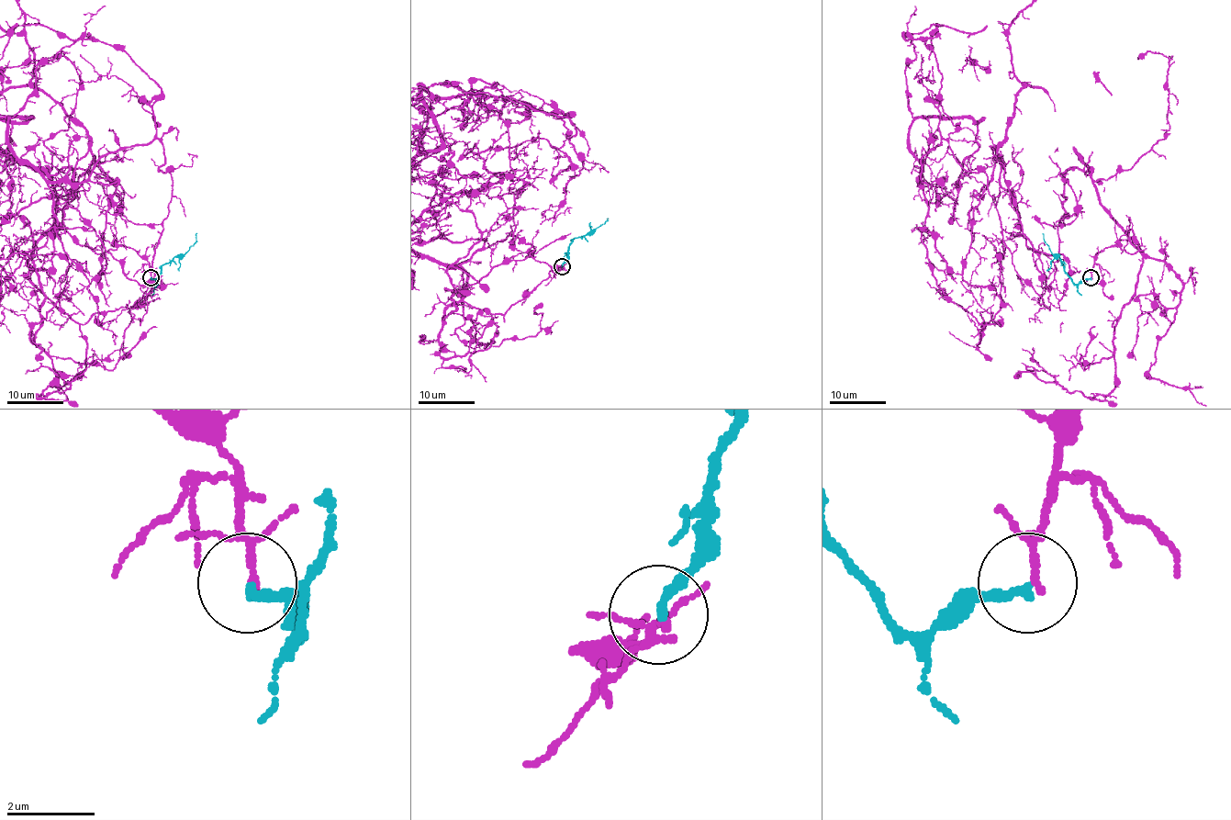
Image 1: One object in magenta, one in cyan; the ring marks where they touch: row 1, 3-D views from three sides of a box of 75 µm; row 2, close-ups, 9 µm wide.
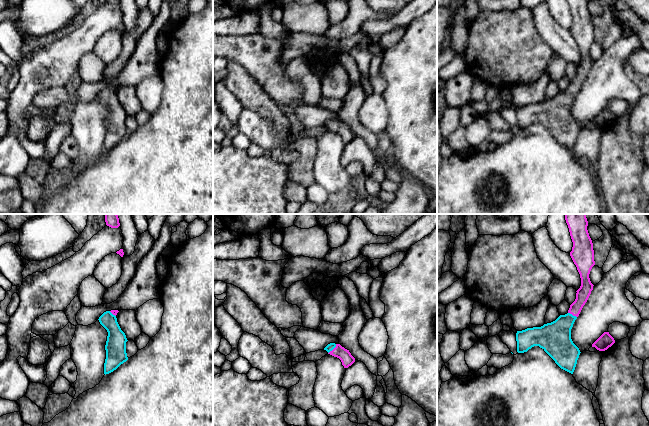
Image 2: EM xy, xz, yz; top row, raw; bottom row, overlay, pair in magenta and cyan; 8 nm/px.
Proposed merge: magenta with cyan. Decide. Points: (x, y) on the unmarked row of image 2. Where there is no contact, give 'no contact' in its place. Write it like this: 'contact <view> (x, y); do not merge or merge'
contact xz (333, 125); merge

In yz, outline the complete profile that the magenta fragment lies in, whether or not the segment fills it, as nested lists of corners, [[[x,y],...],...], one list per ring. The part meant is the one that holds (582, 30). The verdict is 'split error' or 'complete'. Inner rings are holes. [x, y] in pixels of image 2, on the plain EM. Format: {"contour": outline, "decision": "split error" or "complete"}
{"contour": [[[588,0],[567,1],[573,18],[570,32],[581,54],[576,75],[570,81],[568,89],[560,91],[555,97],[541,103],[517,107],[516,117],[518,129],[539,122],[561,145],[573,150],[581,128],[571,115],[571,105],[593,66],[594,61],[589,50],[595,37],[593,19],[587,6]]], "decision": "split error"}

